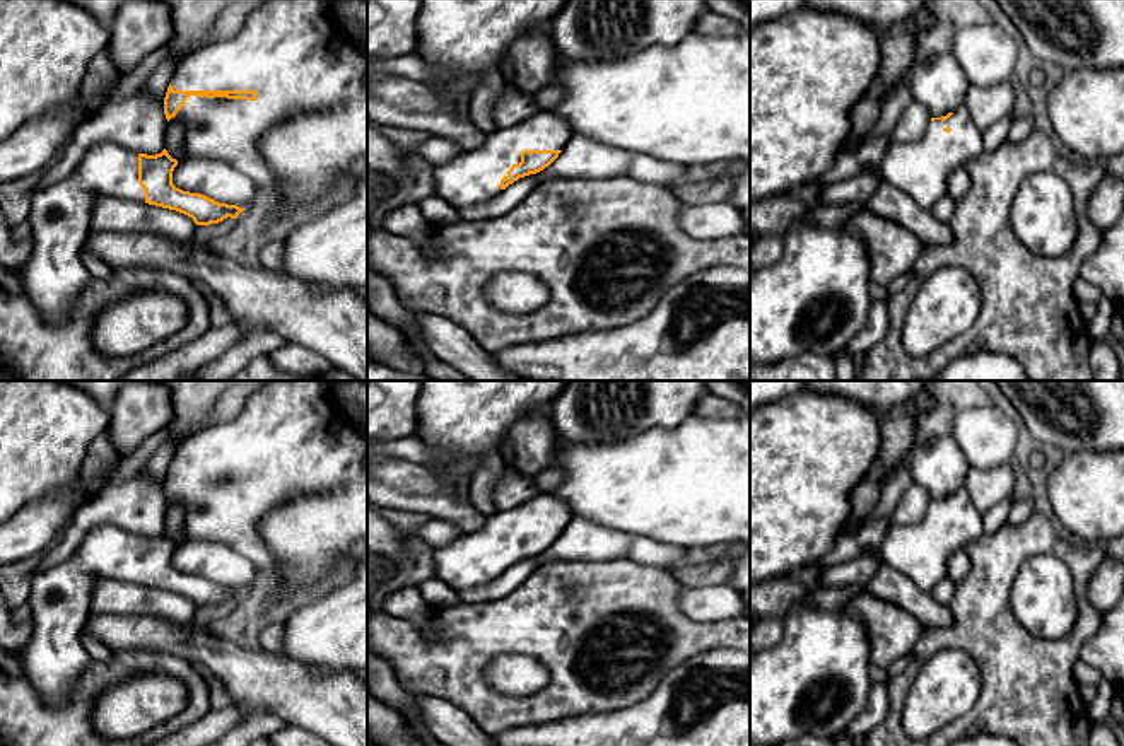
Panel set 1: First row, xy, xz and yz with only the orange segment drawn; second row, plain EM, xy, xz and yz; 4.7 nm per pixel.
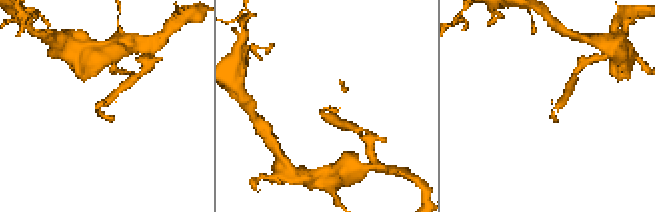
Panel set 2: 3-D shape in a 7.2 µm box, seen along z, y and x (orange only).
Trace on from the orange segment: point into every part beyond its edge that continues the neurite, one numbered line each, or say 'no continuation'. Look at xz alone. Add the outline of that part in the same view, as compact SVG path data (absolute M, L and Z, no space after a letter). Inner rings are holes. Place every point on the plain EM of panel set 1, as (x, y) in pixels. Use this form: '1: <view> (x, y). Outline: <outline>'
1: xz (470, 560). Outline: M552 493L497 510L475 533L434 548L434 575L454 591L487 586L502 574L501 562L521 545L523 533L562 533L572 517L571 509Z

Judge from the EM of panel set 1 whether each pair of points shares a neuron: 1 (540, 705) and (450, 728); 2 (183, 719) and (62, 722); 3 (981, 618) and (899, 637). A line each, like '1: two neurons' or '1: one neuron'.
1: two neurons
2: one neuron
3: two neurons

